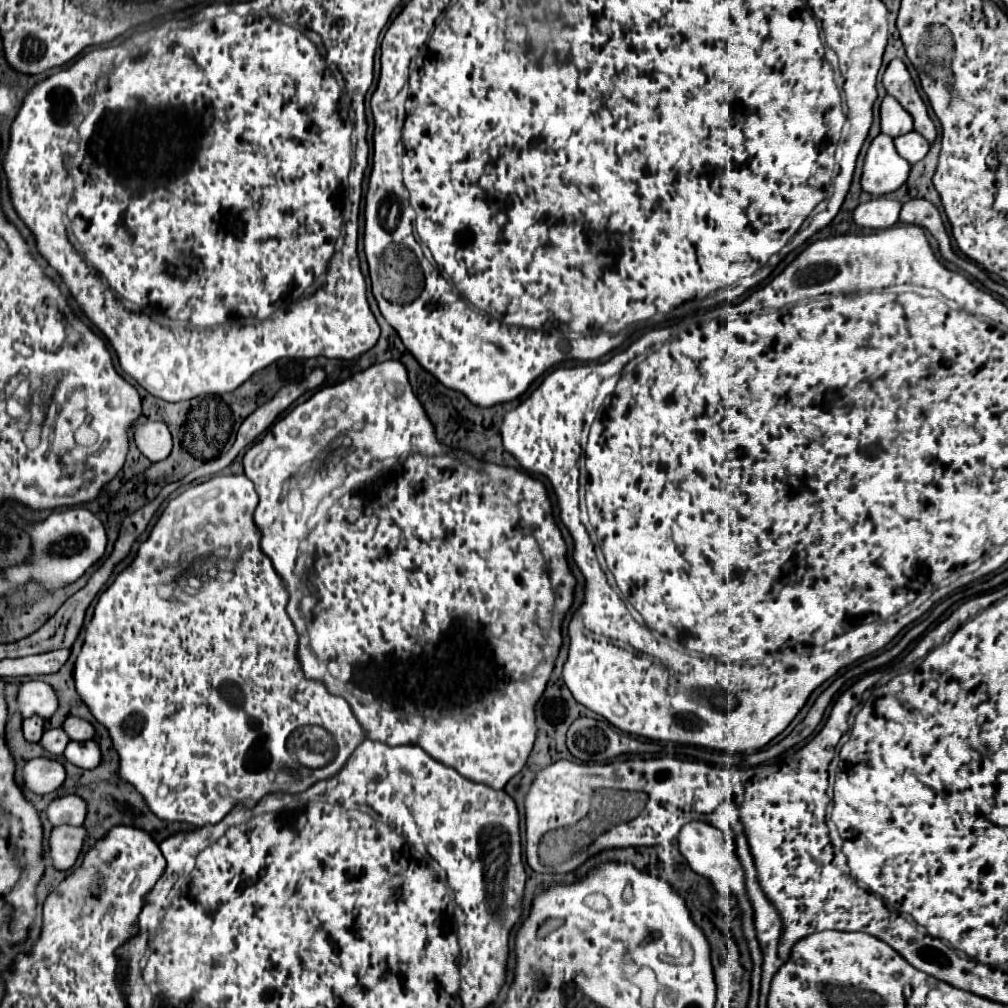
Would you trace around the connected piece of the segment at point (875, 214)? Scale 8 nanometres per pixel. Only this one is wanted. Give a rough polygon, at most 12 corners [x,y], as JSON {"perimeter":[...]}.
{"perimeter":[[872,199],[856,207],[854,223],[888,229],[898,223],[902,203]]}

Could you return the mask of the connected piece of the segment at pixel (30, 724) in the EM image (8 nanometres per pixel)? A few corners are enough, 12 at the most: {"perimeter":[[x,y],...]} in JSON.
{"perimeter":[[44,717],[24,719],[26,741],[40,741]]}

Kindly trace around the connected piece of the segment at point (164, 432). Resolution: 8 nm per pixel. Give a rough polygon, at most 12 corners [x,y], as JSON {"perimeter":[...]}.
{"perimeter":[[160,421],[136,429],[138,449],[152,461],[166,459],[172,435]]}

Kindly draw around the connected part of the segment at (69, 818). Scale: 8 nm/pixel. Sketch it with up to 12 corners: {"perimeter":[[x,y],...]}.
{"perimeter":[[64,795],[50,803],[48,819],[56,825],[82,825],[86,803]]}

